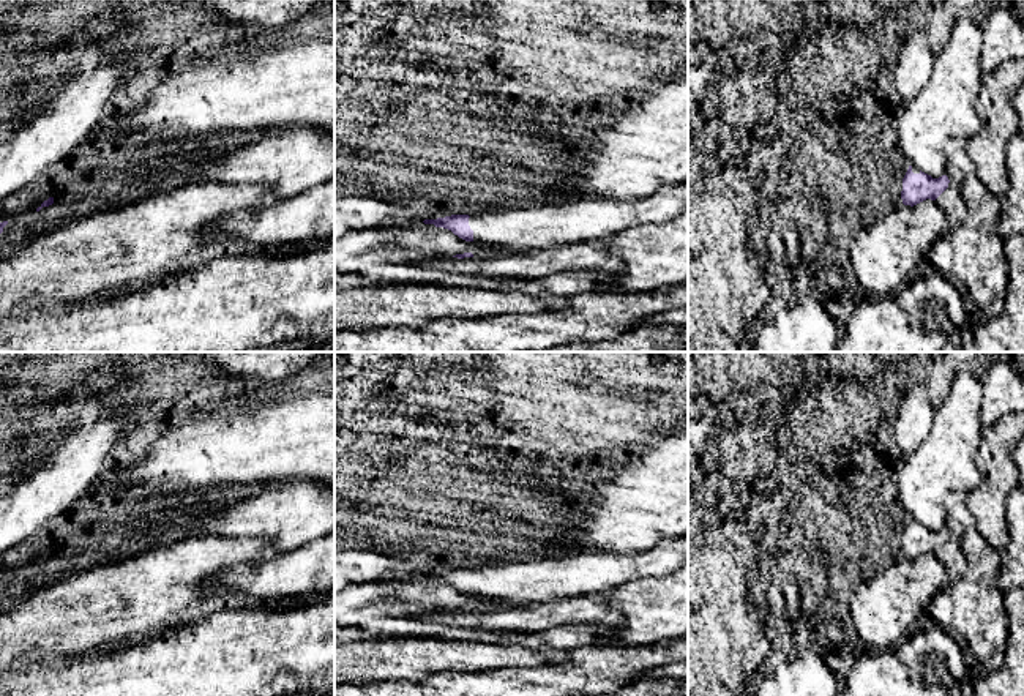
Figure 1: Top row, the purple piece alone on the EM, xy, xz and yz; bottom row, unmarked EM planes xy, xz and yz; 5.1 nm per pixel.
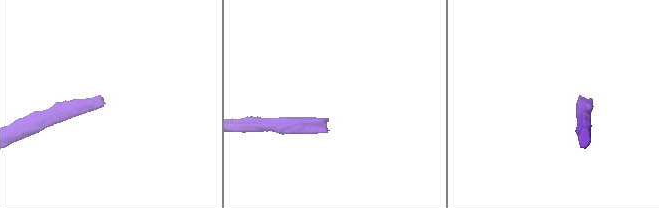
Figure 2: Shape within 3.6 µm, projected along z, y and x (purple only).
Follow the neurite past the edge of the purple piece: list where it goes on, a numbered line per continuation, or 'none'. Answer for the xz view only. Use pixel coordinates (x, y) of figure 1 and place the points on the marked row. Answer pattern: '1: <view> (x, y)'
1: xz (510, 231)

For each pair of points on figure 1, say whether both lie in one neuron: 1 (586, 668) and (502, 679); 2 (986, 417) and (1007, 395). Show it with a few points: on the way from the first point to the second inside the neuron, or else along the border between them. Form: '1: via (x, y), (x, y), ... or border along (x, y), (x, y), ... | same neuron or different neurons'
1: via (565, 679), (523, 679) | same neuron
2: via (991, 412), (1002, 400) | same neuron

